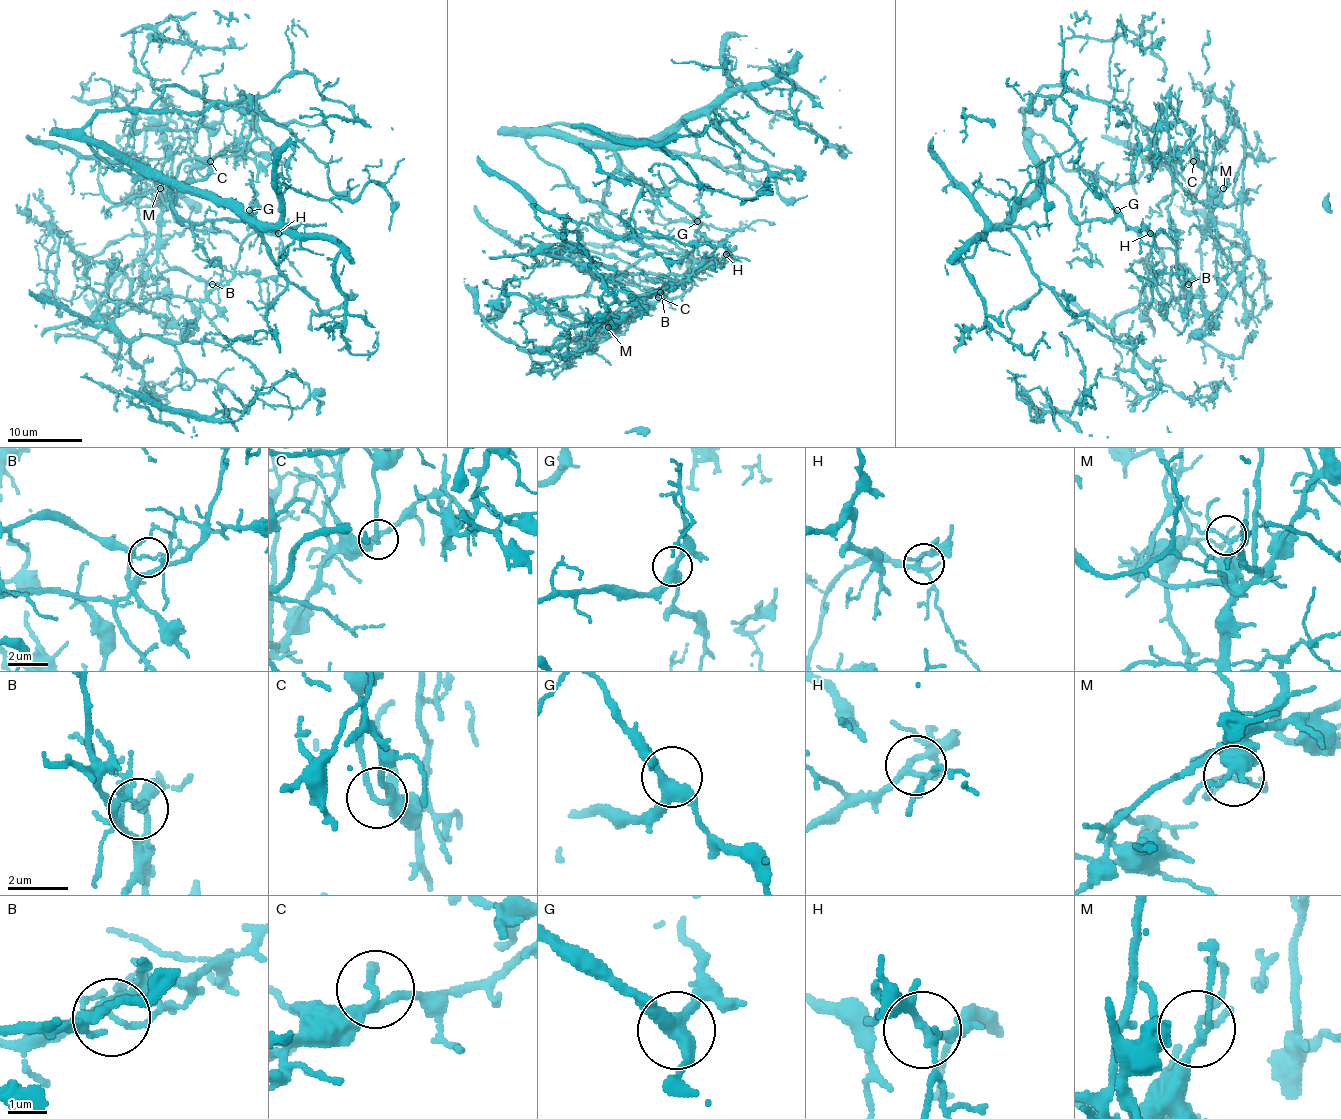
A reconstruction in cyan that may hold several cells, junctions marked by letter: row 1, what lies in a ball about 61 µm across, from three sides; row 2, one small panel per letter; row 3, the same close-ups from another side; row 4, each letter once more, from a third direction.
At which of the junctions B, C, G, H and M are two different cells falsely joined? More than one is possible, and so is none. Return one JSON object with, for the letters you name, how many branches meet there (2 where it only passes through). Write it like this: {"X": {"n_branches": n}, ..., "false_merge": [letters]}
{"B": {"n_branches": 4}, "false_merge": ["B"]}

